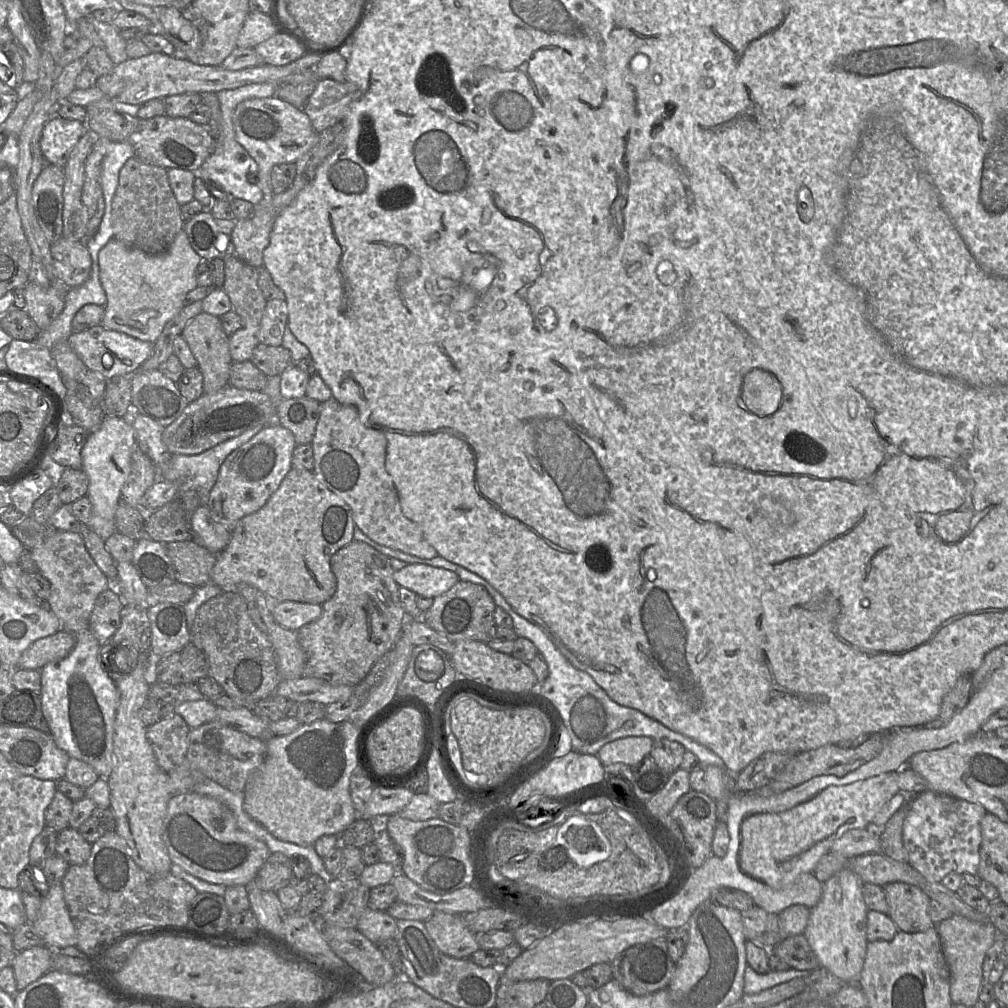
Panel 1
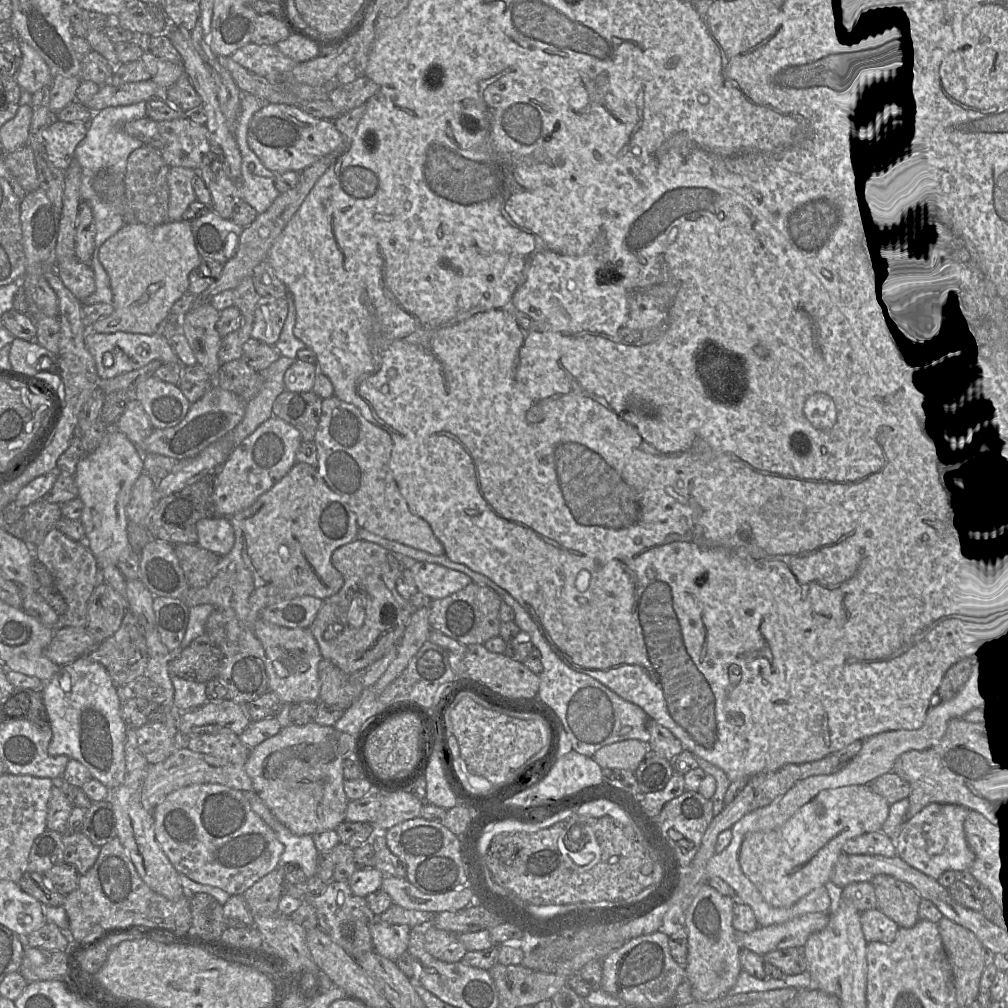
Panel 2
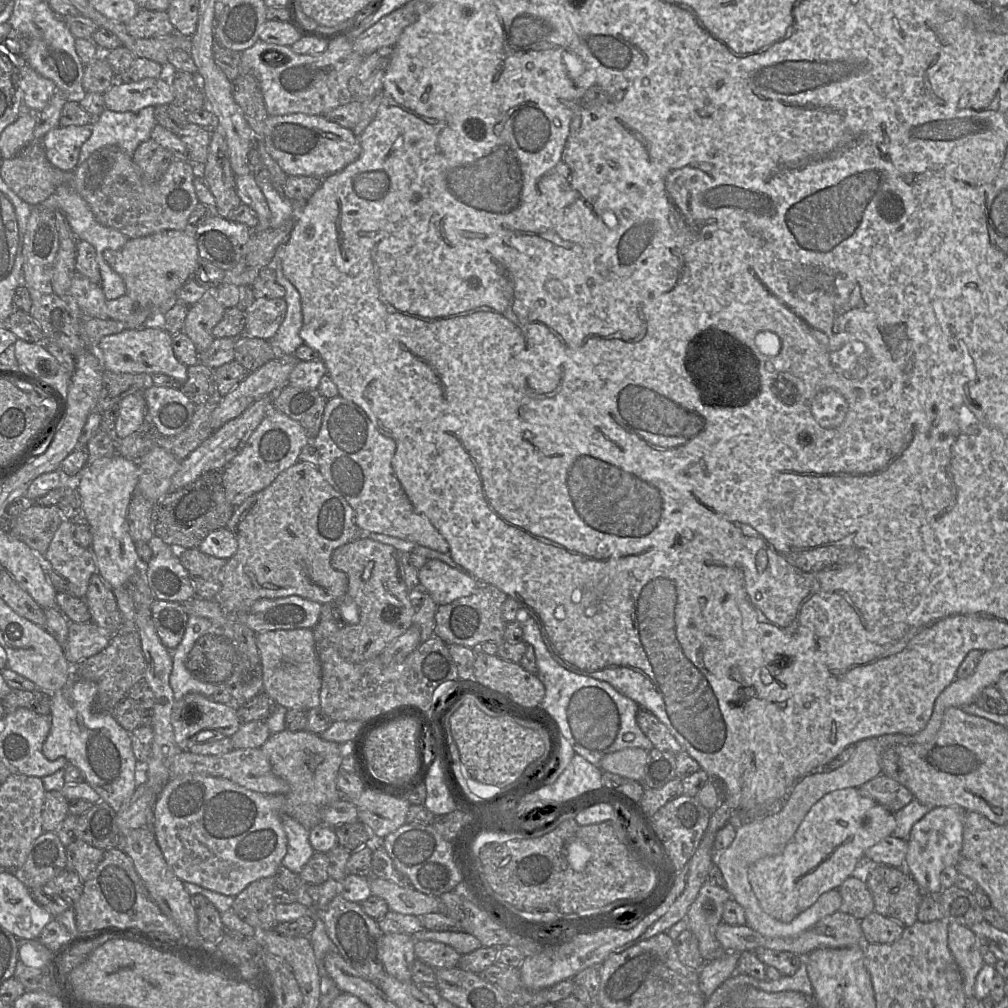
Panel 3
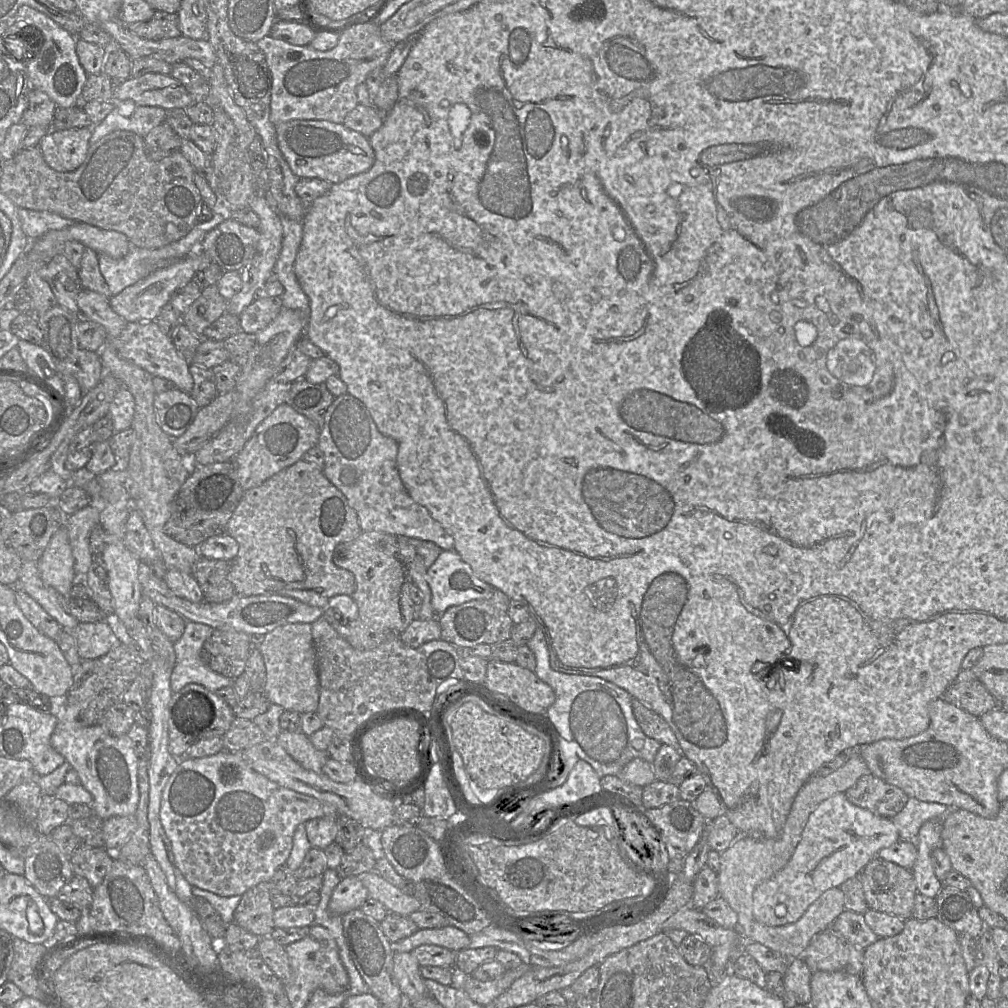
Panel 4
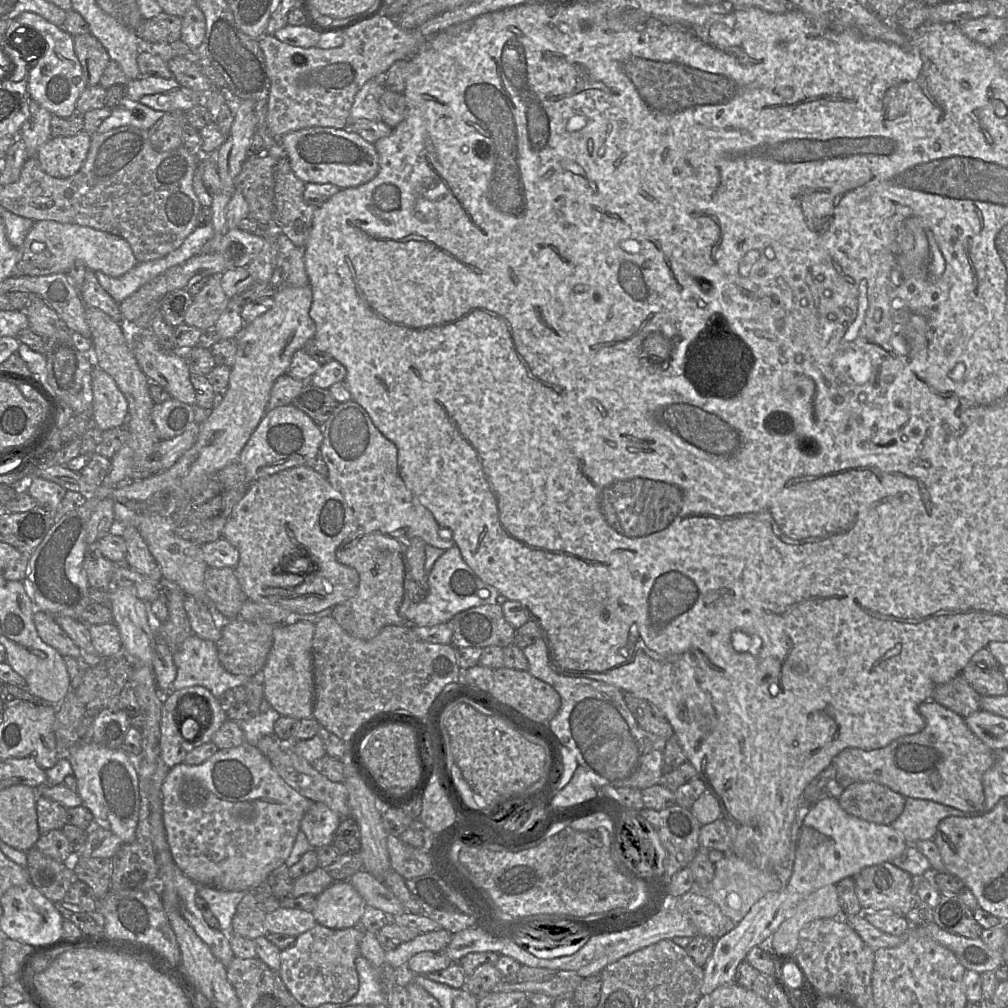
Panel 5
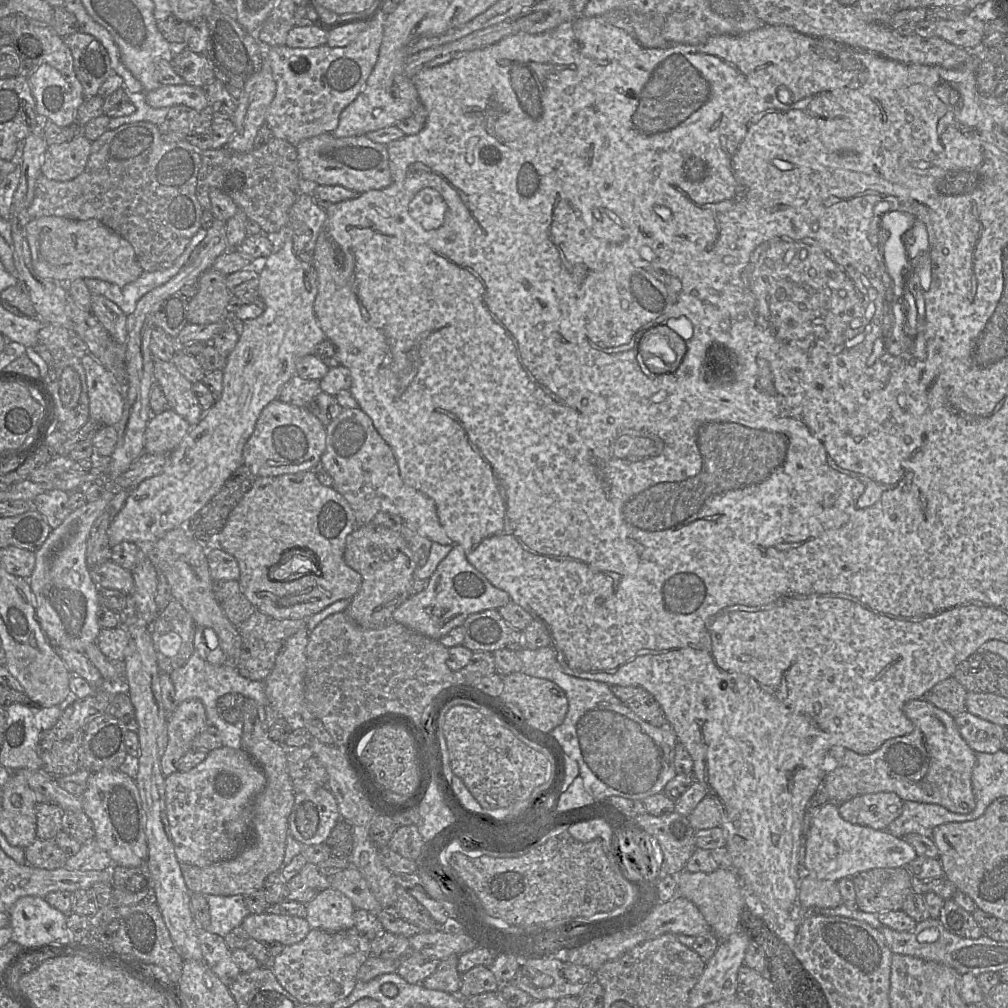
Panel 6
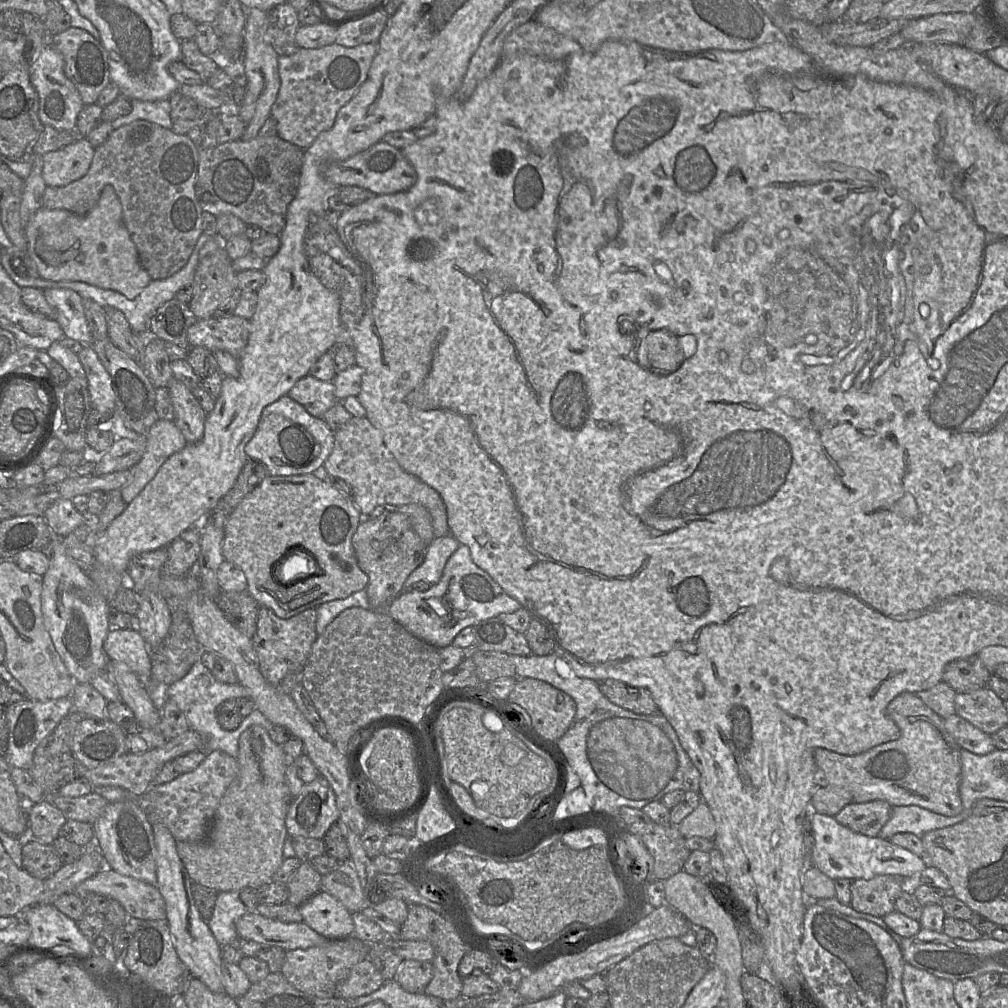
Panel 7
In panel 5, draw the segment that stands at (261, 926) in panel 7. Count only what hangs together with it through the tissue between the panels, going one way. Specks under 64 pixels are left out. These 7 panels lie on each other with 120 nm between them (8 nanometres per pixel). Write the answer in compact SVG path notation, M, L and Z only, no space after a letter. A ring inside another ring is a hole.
M279 907L265 914L265 928L268 933L297 937L315 924L311 911Z

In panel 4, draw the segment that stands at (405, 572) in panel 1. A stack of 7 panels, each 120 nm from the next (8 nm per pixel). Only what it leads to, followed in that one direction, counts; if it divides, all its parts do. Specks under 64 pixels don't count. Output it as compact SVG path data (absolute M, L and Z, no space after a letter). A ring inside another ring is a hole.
M442 550L426 571L431 589L431 605L436 615L452 606L489 598L494 589L478 578L472 568L454 550Z

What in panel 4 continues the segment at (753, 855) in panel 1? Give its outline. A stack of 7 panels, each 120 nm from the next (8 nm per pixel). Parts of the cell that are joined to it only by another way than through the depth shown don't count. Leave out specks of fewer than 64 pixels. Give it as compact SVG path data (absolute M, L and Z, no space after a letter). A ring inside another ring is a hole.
M836 793L822 801L809 815L801 839L787 865L773 877L758 885L753 892L754 918L766 926L784 926L795 923L807 908L828 889L839 888L846 880L858 877L863 868L878 852L900 840L891 819L878 817L852 804L845 794Z

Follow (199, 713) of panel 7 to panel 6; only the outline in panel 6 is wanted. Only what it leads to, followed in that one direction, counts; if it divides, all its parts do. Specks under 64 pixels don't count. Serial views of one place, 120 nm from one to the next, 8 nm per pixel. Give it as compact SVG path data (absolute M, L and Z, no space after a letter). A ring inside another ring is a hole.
M194 651L189 660L183 666L175 669L170 674L170 677L174 685L175 699L177 702L181 703L189 699L198 699L201 701L205 708L208 725L214 726L220 731L224 747L231 747L234 749L242 748L241 738L244 723L242 718L236 723L229 723L220 716L217 708L217 700L222 695L227 693L239 693L264 706L267 732L268 725L273 722L276 717L280 717L275 714L270 706L264 681L251 680L240 675L235 666L229 662L223 665L213 665L203 660L199 654Z

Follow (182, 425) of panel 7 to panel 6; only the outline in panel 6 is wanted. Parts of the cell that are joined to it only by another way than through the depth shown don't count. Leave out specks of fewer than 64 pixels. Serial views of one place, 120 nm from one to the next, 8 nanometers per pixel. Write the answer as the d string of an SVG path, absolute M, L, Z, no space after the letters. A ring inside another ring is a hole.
M154 359L153 374L155 384L161 387L171 409L182 416L191 426L195 426L205 412L192 390L192 383L178 371L172 361Z

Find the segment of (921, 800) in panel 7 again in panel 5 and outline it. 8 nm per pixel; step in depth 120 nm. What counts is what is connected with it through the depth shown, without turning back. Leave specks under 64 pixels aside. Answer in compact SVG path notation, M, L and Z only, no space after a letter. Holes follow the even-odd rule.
M935 701L921 703L918 712L925 720L925 727L920 732L902 736L883 748L874 750L846 748L840 752L833 760L836 781L840 787L856 782L876 782L905 798L931 800L970 814L982 813L985 802L982 776L993 766L995 752L974 735L962 716Z

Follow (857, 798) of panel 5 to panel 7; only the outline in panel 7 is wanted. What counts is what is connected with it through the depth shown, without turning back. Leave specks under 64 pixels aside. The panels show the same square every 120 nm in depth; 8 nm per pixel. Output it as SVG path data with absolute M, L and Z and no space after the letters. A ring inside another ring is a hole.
M873 800L848 804L834 818L856 833L876 837L891 814L892 806L889 803L884 800Z

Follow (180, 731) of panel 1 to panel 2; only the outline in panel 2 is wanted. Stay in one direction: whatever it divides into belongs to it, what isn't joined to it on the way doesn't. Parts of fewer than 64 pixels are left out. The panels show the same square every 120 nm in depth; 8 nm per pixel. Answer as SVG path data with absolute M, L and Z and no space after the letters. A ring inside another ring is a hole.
M149 722L136 729L139 751L150 765L165 761L175 751L186 747L186 739L177 725L168 726L161 722Z

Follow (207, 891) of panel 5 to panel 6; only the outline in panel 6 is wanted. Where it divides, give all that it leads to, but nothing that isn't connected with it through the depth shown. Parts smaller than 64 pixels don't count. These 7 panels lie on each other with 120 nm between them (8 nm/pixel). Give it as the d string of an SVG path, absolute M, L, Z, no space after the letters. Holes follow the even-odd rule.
M204 895L209 904L210 926L208 932L223 938L234 928L240 926L250 914L245 904L245 896Z

